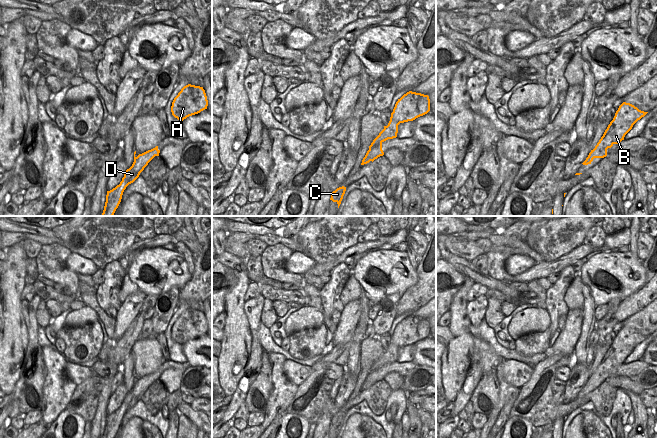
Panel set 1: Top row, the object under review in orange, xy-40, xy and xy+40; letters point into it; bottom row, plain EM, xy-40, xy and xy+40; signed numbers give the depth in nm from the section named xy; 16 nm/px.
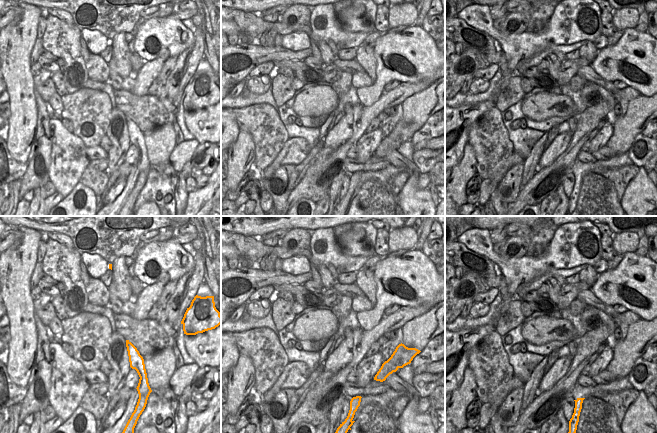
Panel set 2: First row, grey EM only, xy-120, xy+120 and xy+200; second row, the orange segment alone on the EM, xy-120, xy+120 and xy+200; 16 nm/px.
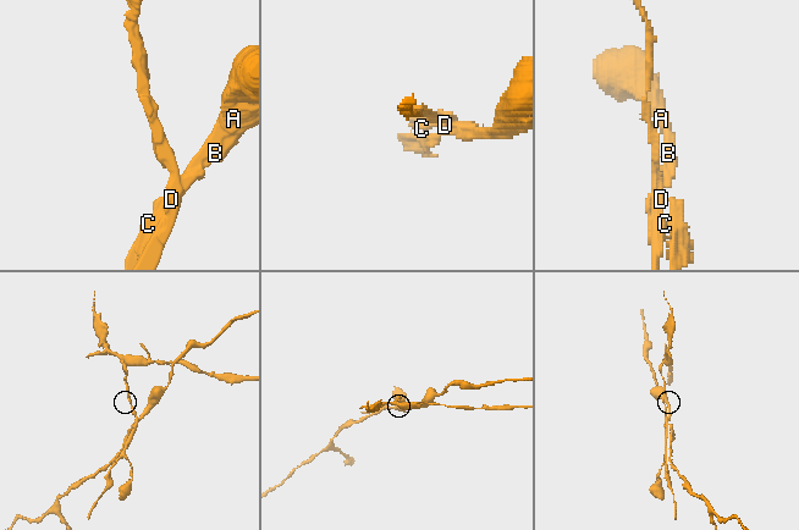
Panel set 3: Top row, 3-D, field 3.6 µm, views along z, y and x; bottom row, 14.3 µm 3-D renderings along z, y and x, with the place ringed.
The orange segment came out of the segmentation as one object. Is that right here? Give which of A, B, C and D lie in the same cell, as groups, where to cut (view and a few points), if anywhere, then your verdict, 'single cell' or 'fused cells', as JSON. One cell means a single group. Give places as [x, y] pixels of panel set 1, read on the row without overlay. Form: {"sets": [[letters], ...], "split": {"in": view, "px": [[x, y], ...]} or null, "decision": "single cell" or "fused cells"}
{"sets": [["A", "B"], ["C", "D"]], "split": {"in": "xy", "px": [[381, 366], [375, 371], [370, 372], [367, 377]]}, "decision": "fused cells"}

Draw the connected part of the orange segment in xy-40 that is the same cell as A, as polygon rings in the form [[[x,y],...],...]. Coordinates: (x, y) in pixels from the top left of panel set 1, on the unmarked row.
[[[188,308],[174,322],[172,339],[180,345],[207,333],[208,324],[203,311]]]

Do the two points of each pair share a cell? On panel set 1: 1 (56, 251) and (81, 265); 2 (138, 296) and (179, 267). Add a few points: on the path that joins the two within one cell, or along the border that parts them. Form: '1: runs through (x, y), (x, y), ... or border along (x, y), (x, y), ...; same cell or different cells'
1: border along (71, 252), (67, 258), (66, 266), (75, 273); different cells
2: border along (138, 289), (146, 295); different cells

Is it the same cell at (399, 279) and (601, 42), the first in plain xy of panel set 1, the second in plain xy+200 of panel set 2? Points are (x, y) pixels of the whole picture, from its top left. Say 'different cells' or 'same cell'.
different cells

